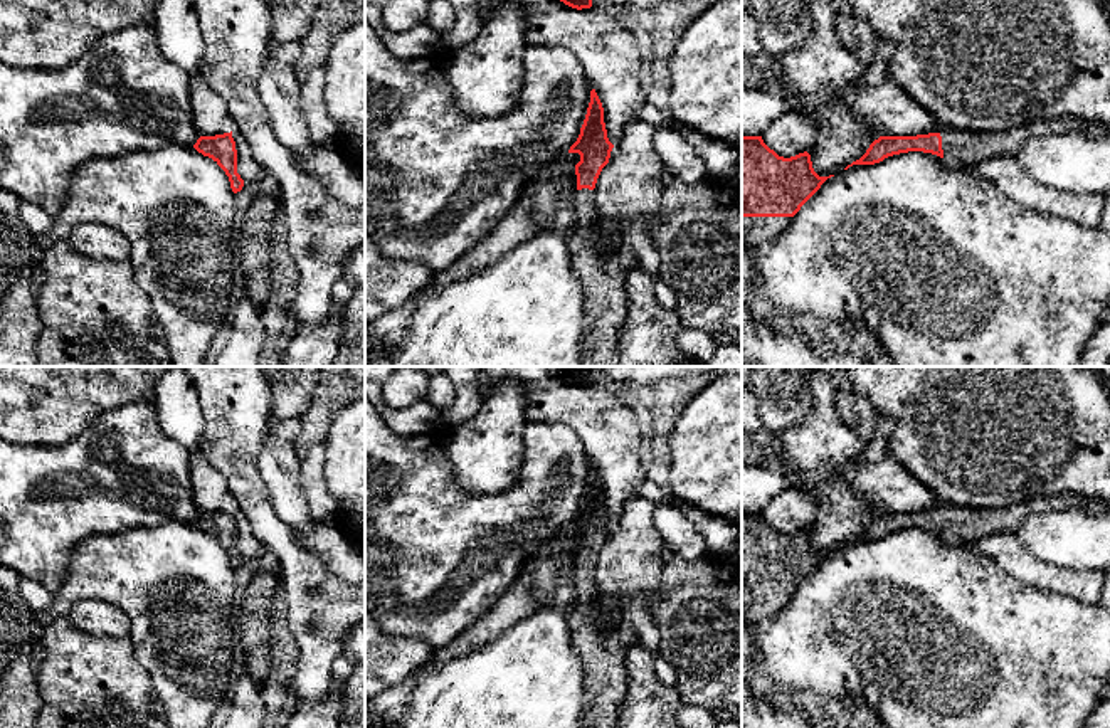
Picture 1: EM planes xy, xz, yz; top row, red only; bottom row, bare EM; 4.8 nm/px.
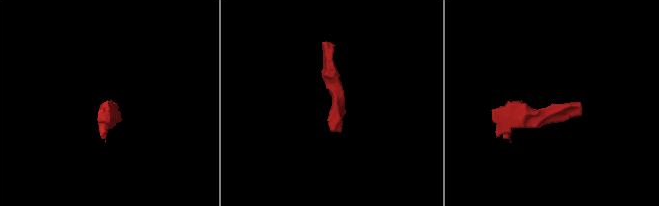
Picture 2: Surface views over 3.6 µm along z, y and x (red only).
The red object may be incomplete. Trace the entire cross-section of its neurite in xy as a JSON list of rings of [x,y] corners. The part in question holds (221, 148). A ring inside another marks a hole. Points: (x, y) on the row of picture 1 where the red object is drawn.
[[[232,131],[215,136],[200,136],[193,148],[204,156],[212,158],[225,171],[234,193],[242,190],[244,180],[237,173],[237,150]]]

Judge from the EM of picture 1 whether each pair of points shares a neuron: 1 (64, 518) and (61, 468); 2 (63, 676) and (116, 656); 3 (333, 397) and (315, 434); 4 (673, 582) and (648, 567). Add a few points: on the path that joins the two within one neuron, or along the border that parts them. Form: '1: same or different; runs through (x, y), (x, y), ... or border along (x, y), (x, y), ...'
1: same; runs through (78, 505), (83, 501), (83, 495), (69, 481)
2: same; runs through (76, 676), (96, 676), (103, 669)
3: same; runs through (325, 406), (315, 426)
4: different; border along (665, 565), (660, 575), (660, 599), (651, 614)

